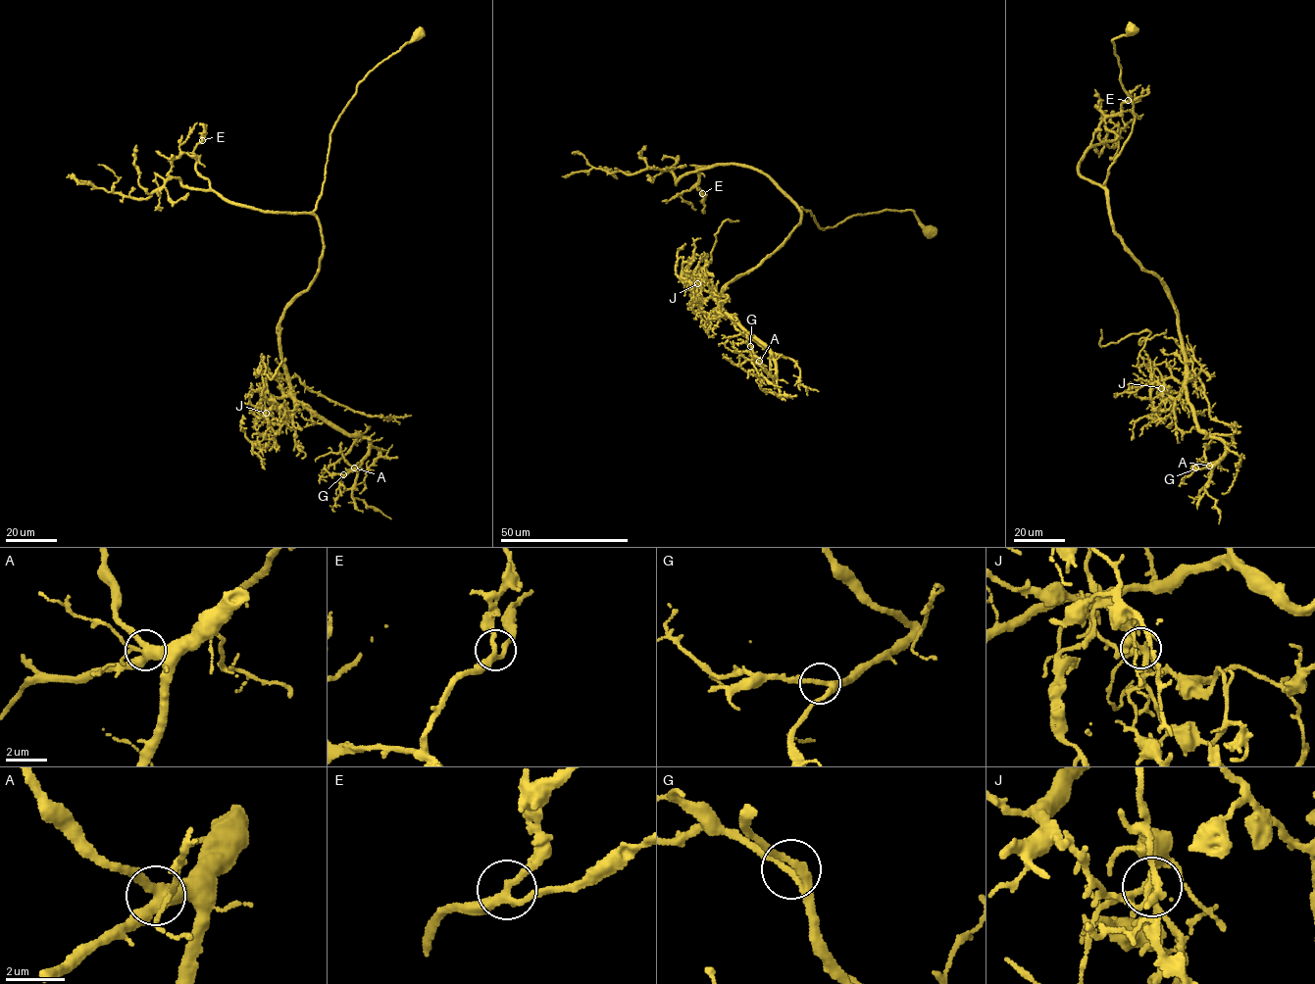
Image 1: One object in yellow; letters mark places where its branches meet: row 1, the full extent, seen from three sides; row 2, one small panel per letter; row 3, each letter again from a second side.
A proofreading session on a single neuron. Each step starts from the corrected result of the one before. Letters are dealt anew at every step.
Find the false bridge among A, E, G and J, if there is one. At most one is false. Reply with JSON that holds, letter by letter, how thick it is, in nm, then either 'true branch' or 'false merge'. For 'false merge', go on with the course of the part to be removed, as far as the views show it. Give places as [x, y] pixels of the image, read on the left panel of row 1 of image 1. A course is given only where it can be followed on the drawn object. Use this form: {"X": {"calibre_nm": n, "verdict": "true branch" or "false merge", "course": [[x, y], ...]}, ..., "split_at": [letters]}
{"A": {"calibre_nm": 380, "verdict": "true branch"}, "E": {"calibre_nm": 240, "verdict": "true branch"}, "G": {"calibre_nm": 240, "verdict": "true branch"}, "J": {"calibre_nm": 240, "verdict": "false merge", "course": [[266, 413], [264, 395], [267, 390], [260, 365], [264, 358], [264, 373], [272, 379], [282, 361]]}, "split_at": ["J"]}

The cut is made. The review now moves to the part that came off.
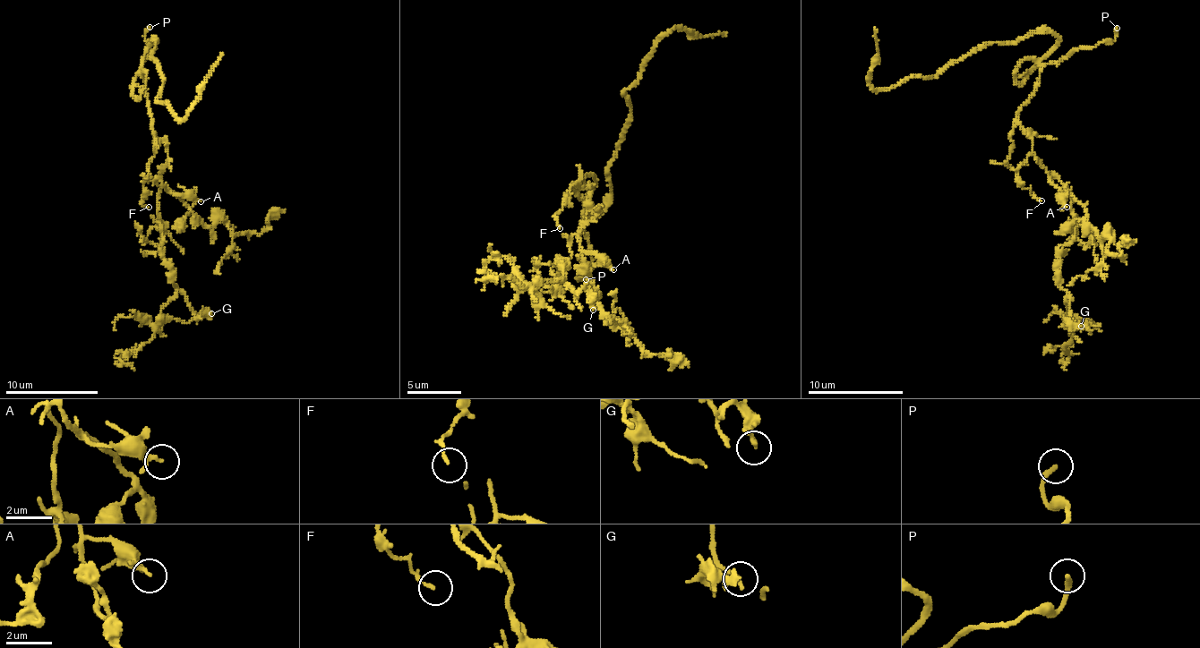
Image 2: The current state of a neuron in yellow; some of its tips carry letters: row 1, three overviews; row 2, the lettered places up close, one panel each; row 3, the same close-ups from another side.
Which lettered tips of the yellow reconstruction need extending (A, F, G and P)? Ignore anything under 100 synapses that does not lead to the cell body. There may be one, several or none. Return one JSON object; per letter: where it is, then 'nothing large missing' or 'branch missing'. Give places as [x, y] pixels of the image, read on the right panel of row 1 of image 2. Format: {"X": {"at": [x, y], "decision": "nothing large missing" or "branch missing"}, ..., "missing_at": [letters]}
{"A": {"at": [1067, 207], "decision": "nothing large missing"}, "F": {"at": [1041, 200], "decision": "nothing large missing"}, "G": {"at": [1081, 326], "decision": "nothing large missing"}, "P": {"at": [1117, 28], "decision": "branch missing"}, "missing_at": ["P"]}

